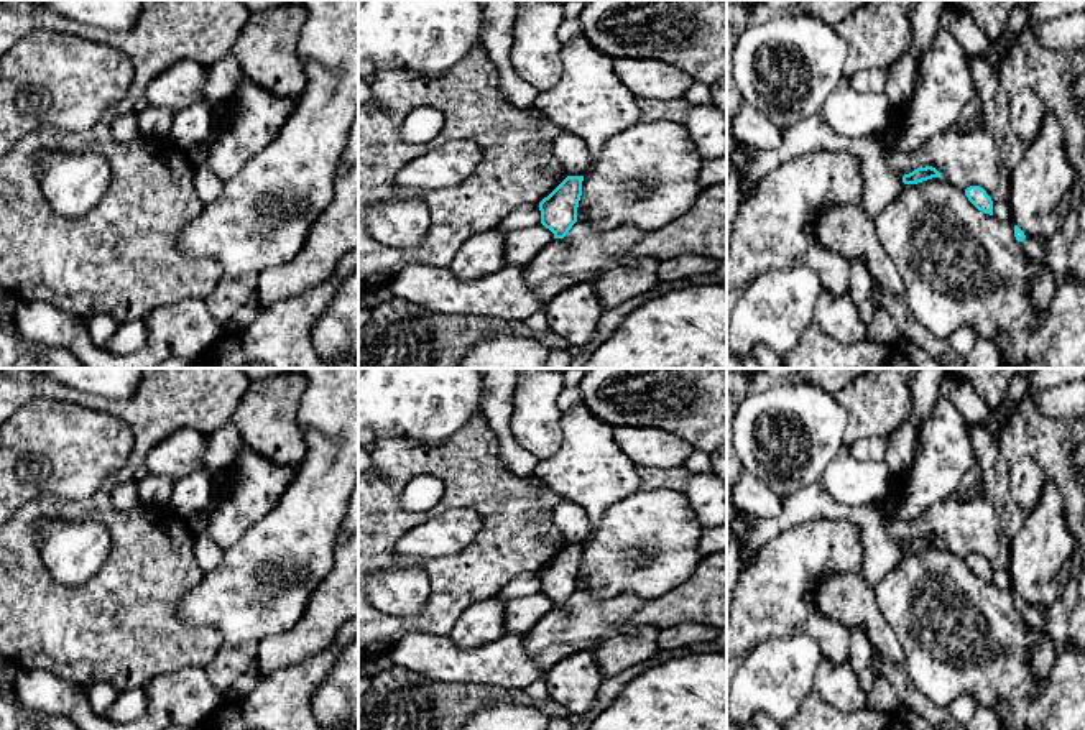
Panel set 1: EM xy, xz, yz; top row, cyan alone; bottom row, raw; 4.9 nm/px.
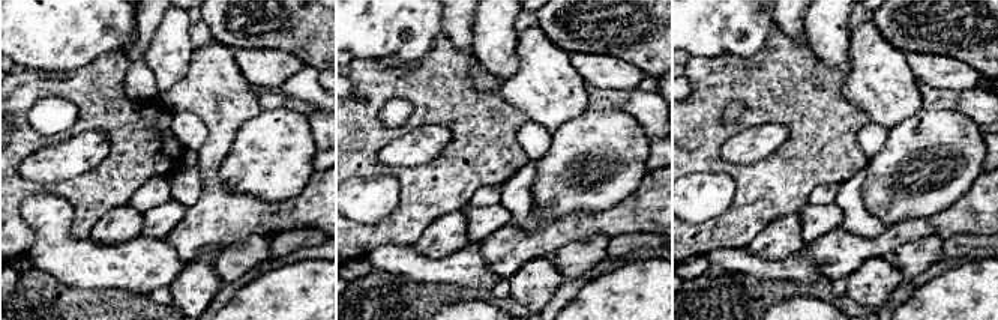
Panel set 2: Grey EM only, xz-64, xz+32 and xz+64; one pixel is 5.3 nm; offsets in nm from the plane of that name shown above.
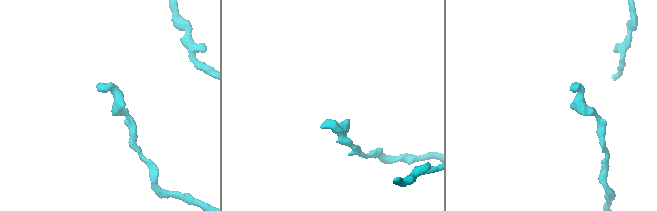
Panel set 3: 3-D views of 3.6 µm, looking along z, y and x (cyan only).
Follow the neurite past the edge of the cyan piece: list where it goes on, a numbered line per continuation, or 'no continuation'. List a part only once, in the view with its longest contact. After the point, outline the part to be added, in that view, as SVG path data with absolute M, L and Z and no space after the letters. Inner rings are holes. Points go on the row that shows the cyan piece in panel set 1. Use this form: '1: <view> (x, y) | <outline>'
no continuation

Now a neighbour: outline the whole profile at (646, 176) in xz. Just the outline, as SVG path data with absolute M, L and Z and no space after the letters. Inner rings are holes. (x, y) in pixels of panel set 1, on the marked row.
M639 122L612 136L598 163L584 176L577 220L587 220L603 230L625 225L656 230L669 225L690 210L702 191L699 184L702 164L704 158L682 123Z

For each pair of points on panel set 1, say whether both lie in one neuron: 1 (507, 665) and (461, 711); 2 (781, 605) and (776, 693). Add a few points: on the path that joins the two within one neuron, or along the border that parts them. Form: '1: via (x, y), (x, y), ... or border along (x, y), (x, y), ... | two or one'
1: border along (447, 683), (500, 684), (508, 689) | two
2: border along (817, 640), (807, 635), (770, 638), (747, 653) | two

